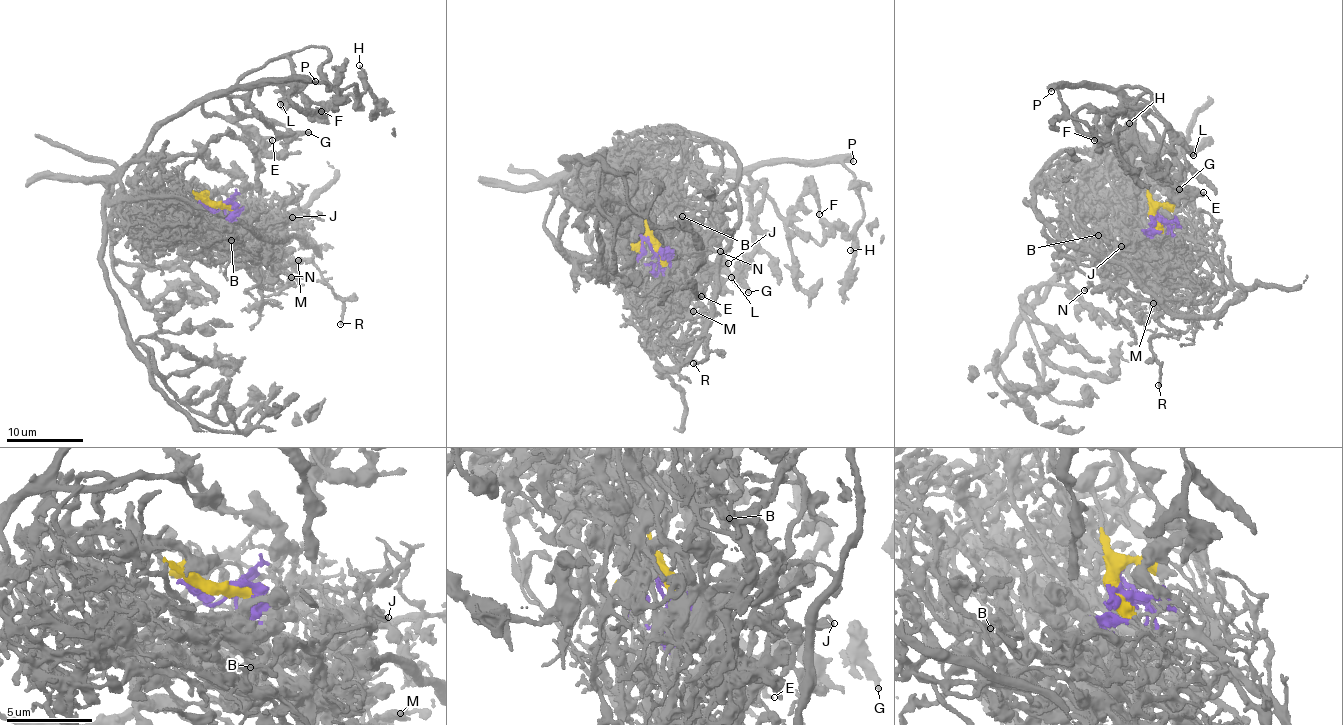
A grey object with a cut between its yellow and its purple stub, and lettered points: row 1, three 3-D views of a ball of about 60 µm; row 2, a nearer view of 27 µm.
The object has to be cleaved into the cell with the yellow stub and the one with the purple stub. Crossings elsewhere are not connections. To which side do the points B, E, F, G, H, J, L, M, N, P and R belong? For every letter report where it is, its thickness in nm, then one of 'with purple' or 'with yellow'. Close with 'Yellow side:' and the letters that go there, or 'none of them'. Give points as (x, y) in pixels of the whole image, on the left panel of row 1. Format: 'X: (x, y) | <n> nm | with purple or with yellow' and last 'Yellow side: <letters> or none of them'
B: (231, 240) | 180 nm | with purple
E: (272, 140) | 240 nm | with yellow
F: (321, 111) | 220 nm | with yellow
G: (308, 132) | 320 nm | with yellow
H: (359, 65) | 160 nm | with yellow
J: (292, 217) | 280 nm | with purple
L: (280, 104) | 550 nm | with yellow
M: (298, 260) | 400 nm | with purple
N: (291, 277) | 180 nm | with purple
P: (315, 81) | 160 nm | with yellow
R: (340, 324) | 180 nm | with purple
Yellow side: E, F, G, H, L, P

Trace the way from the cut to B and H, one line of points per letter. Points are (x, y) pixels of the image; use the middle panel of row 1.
B: (655, 247), (666, 250), (664, 255), (675, 258), (700, 236), (695, 219), (681, 216)
H: (655, 247), (639, 205), (616, 198), (659, 166), (636, 161), (830, 159), (863, 212), (850, 250)

